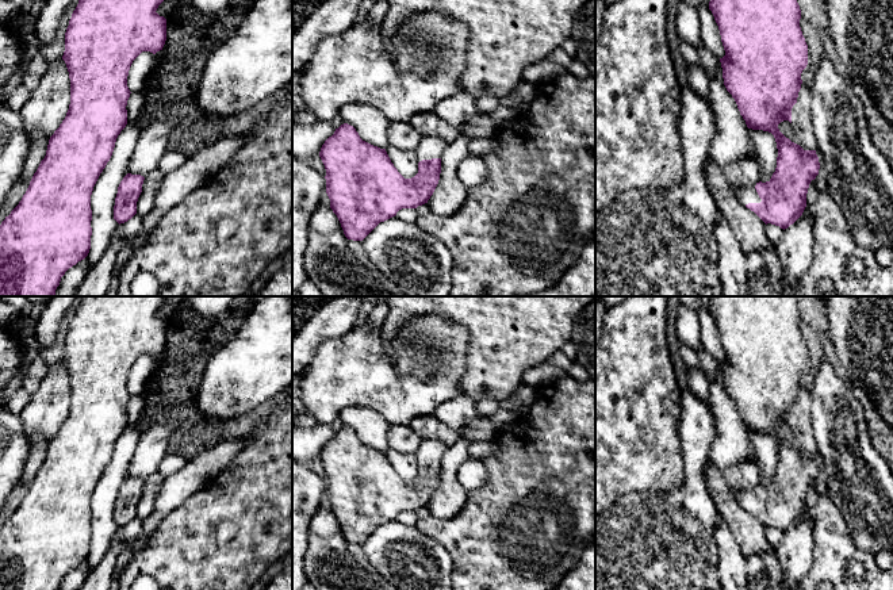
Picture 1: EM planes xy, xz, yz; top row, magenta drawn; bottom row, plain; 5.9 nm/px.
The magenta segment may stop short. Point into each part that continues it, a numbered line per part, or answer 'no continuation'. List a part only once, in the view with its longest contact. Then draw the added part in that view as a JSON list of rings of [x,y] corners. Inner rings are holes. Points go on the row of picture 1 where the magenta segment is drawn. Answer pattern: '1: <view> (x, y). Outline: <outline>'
1: yz (748, 195). Outline: [[[755,187],[744,188],[737,194],[739,202],[746,206],[748,203],[760,203],[762,199],[759,198]]]

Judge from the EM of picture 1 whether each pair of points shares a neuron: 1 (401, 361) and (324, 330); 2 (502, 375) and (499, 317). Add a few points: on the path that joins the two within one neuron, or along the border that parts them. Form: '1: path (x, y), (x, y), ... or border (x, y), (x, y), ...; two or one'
1: border (356, 325), (341, 336), (325, 340), (313, 355); two
2: path (501, 360), (501, 332); one

